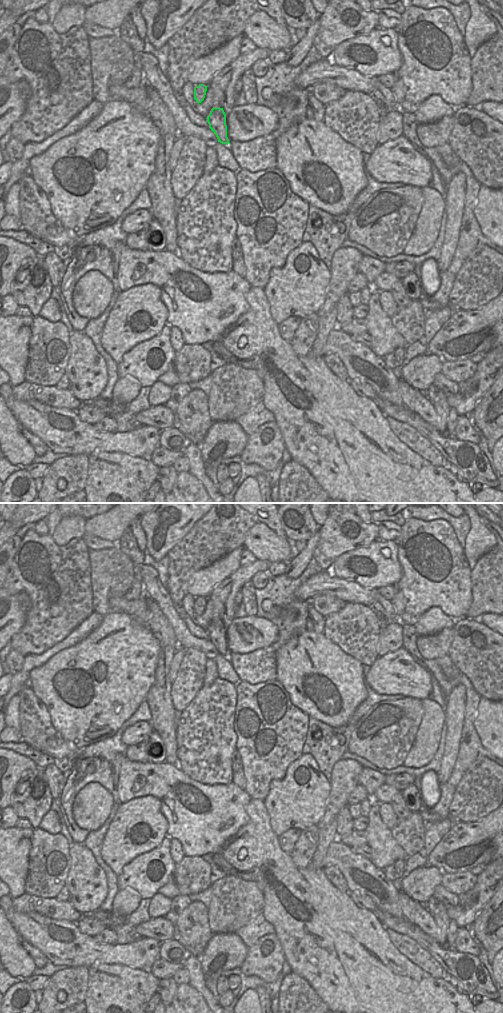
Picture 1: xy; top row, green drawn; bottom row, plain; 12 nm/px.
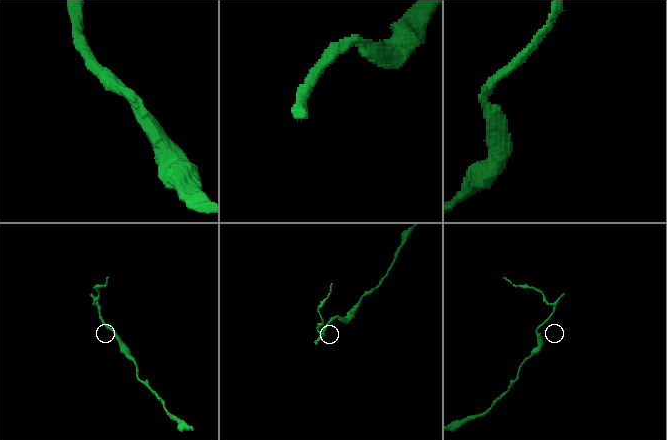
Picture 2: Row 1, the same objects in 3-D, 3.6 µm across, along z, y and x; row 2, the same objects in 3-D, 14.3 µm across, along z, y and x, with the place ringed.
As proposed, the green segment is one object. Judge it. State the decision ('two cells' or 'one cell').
two cells

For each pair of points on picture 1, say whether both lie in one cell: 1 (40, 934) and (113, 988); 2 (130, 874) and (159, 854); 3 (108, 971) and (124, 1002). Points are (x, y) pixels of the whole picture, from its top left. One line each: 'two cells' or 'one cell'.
1: two cells
2: one cell
3: one cell

